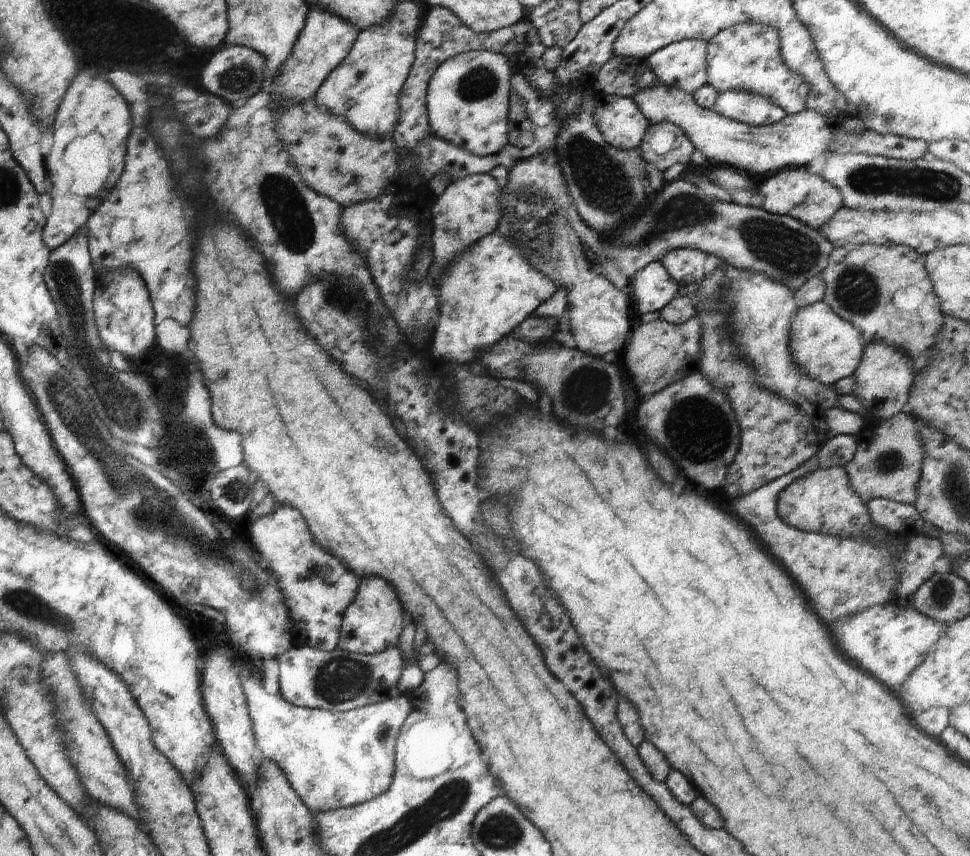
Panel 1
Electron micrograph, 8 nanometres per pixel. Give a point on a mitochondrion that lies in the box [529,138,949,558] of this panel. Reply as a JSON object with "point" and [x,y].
{"point":[792,254]}

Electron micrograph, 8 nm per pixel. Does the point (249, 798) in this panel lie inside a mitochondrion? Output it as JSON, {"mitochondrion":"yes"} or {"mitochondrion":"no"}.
{"mitochondrion":"no"}

